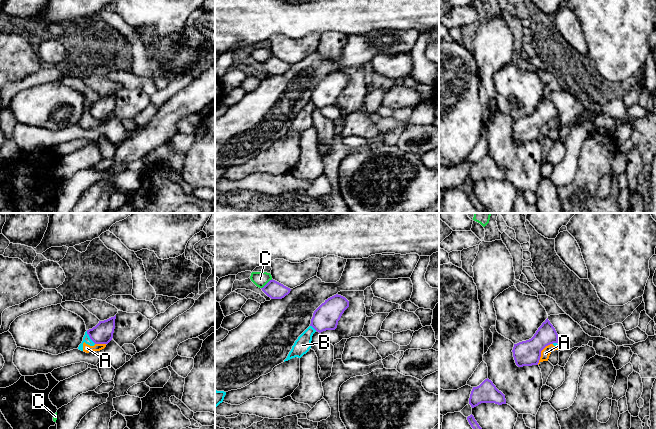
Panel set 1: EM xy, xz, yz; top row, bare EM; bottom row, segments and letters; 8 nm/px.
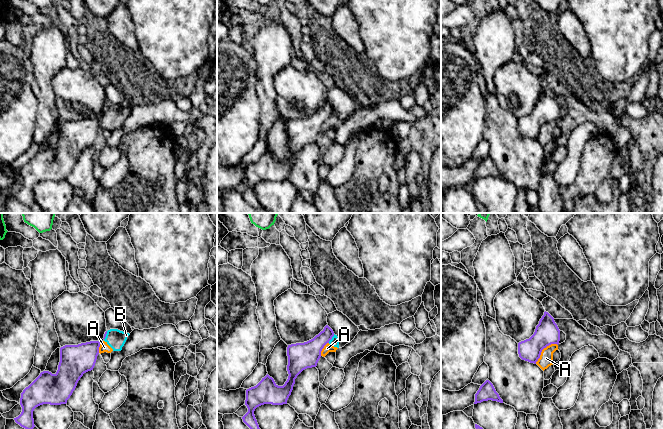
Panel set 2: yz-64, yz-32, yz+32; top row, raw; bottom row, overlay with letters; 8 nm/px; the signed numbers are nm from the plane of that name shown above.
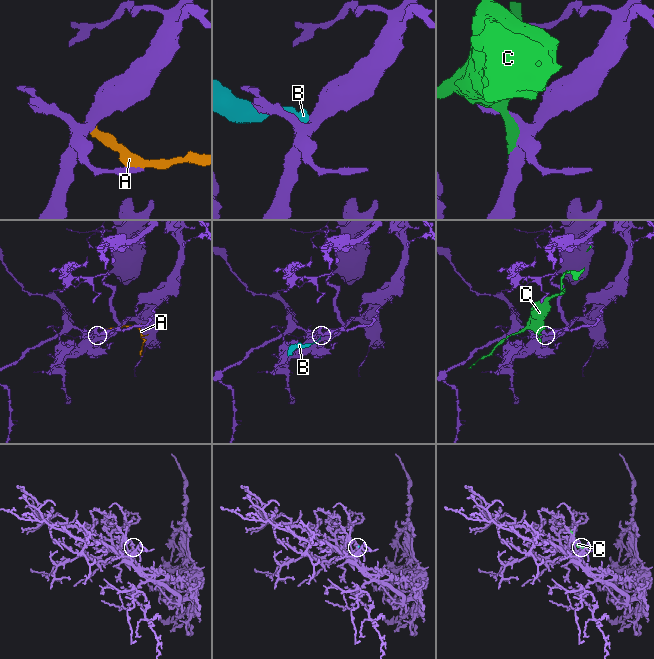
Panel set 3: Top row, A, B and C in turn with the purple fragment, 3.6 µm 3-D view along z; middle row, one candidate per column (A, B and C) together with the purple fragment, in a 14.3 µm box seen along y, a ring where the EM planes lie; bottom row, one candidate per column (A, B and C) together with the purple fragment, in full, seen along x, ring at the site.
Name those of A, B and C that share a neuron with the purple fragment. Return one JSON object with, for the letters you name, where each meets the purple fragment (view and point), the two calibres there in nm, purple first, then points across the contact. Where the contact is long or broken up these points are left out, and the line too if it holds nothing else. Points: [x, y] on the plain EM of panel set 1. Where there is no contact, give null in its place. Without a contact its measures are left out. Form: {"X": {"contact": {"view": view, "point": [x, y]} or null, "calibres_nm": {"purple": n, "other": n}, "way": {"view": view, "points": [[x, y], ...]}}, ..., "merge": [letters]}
{"merge": []}

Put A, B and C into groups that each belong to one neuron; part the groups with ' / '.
A B / C

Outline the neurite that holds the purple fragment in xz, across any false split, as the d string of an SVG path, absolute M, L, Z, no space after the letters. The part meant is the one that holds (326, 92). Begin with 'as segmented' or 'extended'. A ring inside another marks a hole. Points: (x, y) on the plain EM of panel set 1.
as segmented | M334 71L322 79L313 89L311 100L317 108L335 106L344 87L349 83L349 77L341 72Z

